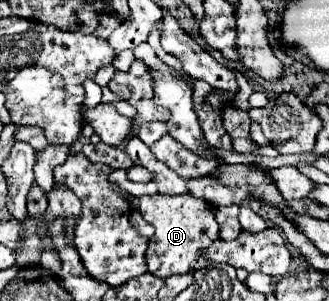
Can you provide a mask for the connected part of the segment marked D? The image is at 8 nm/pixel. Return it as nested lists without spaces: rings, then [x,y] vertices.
[[[141,195],[137,211],[147,223],[155,227],[155,235],[149,239],[147,265],[157,277],[171,277],[187,273],[195,267],[201,253],[219,239],[219,225],[215,219],[215,207],[195,195]]]

